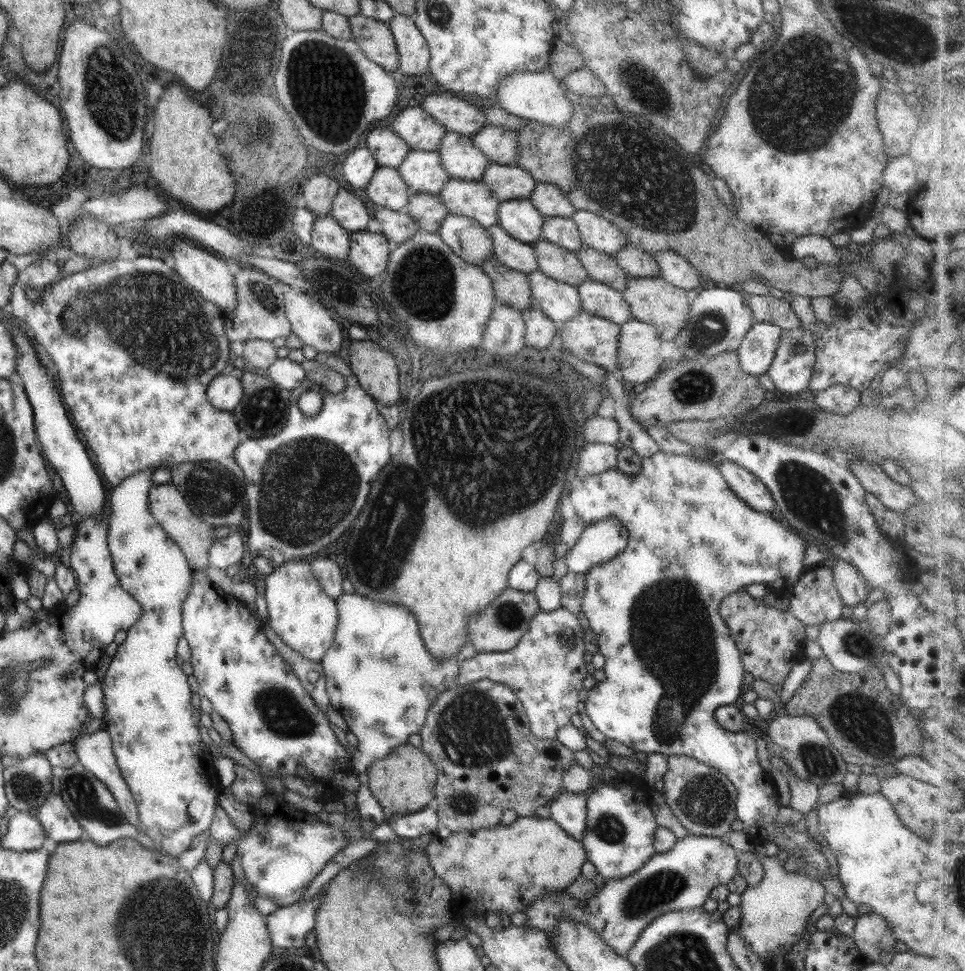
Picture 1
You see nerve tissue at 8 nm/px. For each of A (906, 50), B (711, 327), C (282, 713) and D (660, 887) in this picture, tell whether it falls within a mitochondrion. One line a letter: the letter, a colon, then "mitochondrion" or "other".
A: mitochondrion
B: mitochondrion
C: mitochondrion
D: mitochondrion

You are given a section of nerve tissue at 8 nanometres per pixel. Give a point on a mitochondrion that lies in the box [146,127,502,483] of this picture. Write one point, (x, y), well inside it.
(427, 272)

